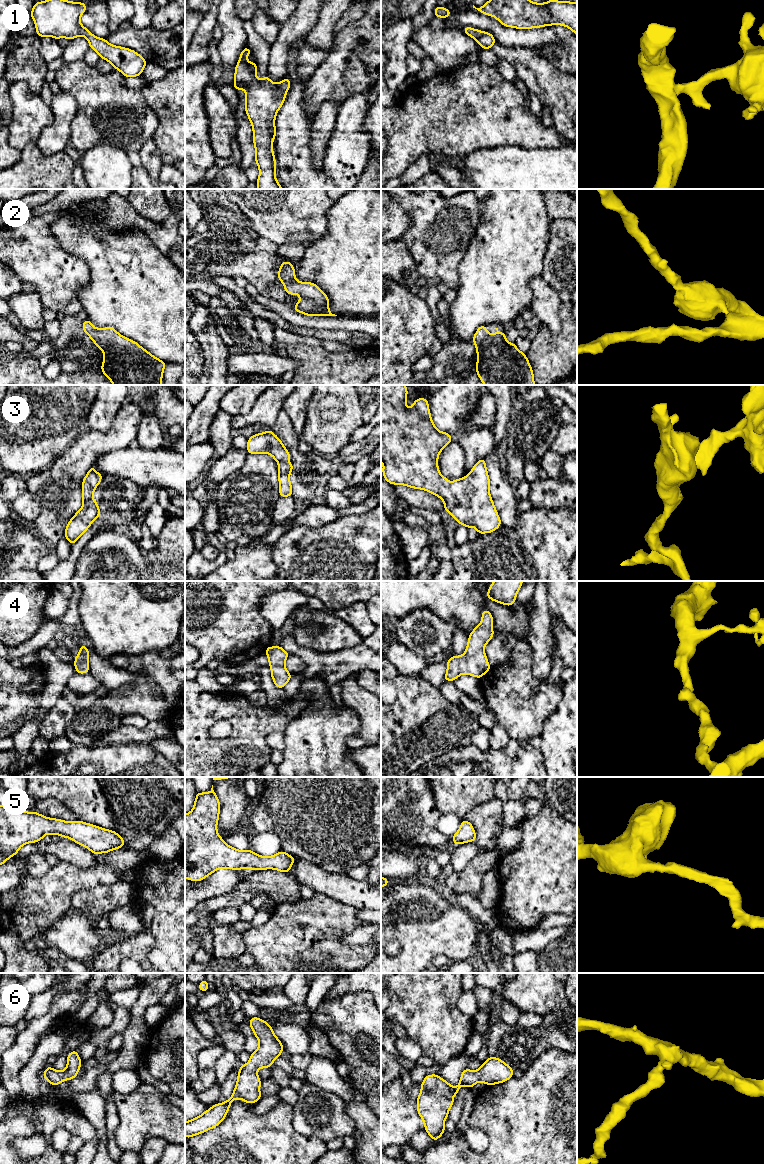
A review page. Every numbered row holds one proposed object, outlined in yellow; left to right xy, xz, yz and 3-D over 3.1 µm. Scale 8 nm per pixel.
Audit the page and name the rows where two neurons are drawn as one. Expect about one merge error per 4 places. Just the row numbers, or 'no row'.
no row

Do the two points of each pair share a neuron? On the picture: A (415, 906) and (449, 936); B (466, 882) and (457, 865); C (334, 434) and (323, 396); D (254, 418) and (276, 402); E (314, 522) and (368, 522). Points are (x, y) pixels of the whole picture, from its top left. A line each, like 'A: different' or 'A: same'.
A: same
B: different
C: same
D: same
E: different

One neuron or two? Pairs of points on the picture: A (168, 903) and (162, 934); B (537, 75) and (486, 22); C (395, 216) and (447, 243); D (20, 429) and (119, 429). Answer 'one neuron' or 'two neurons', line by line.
A: one neuron
B: two neurons
C: two neurons
D: two neurons

